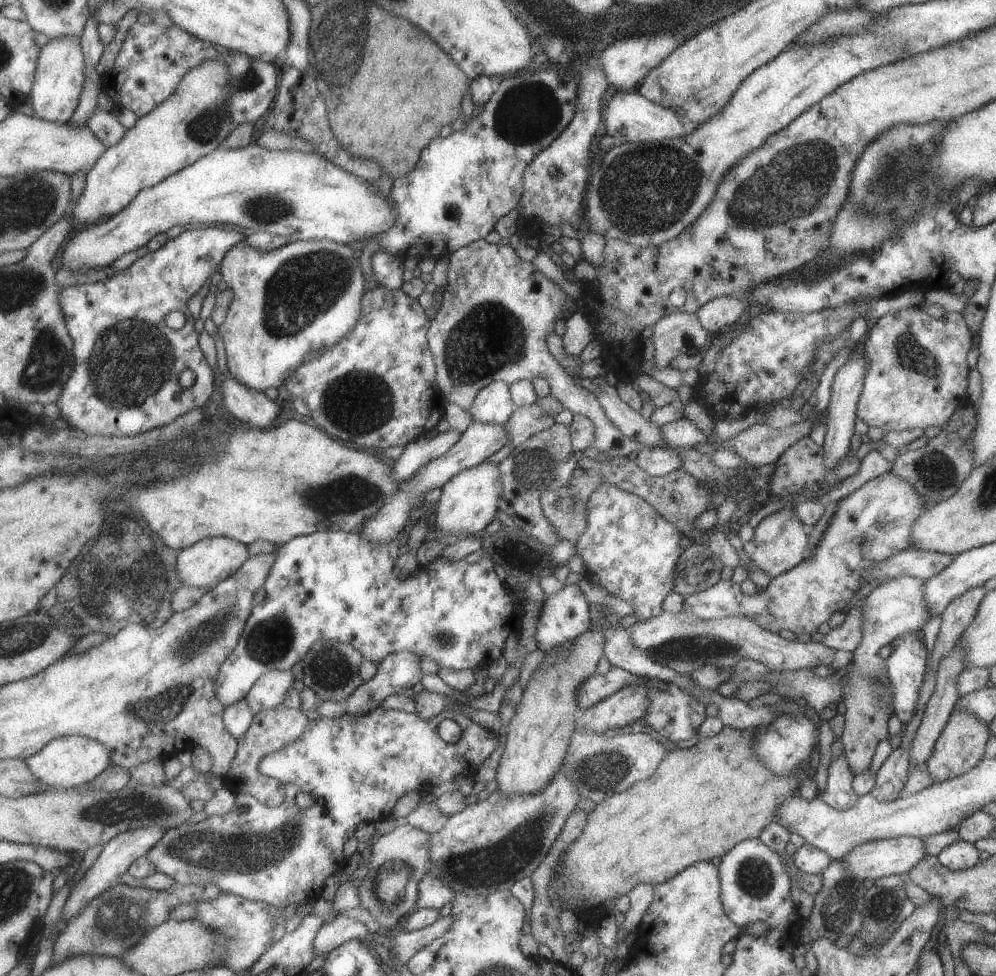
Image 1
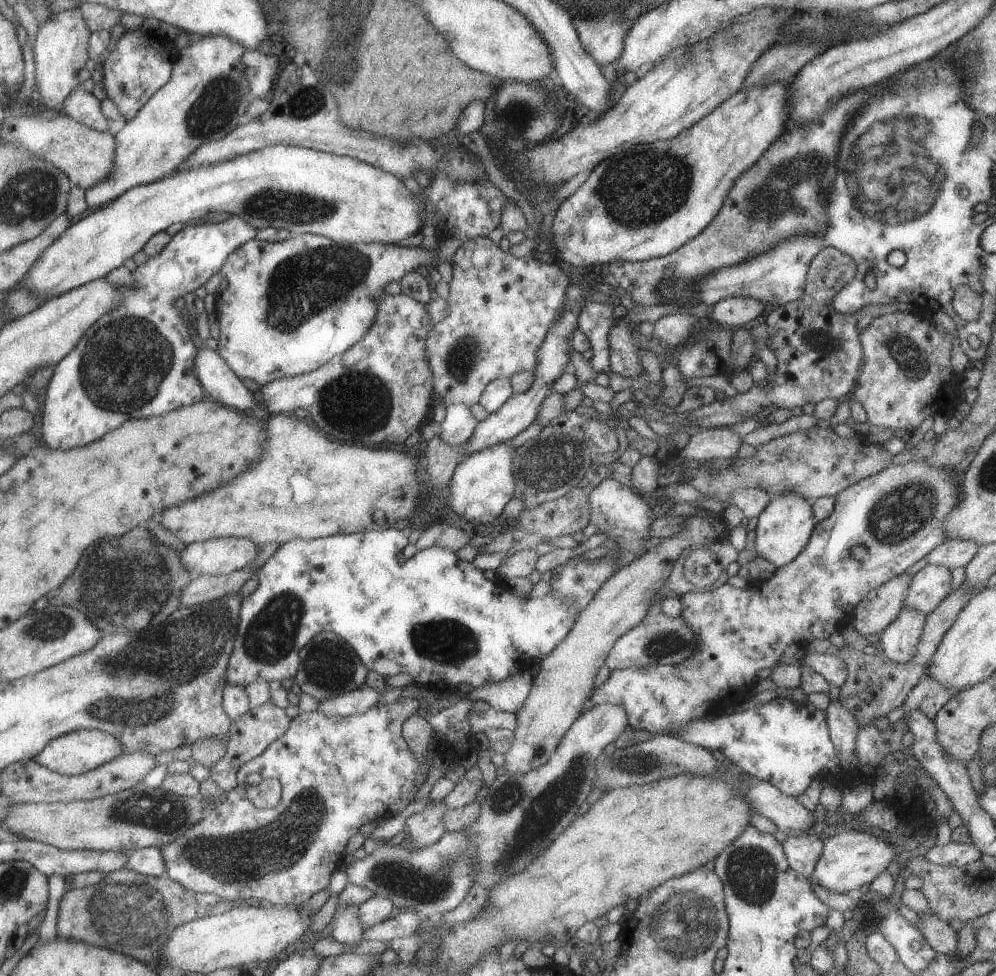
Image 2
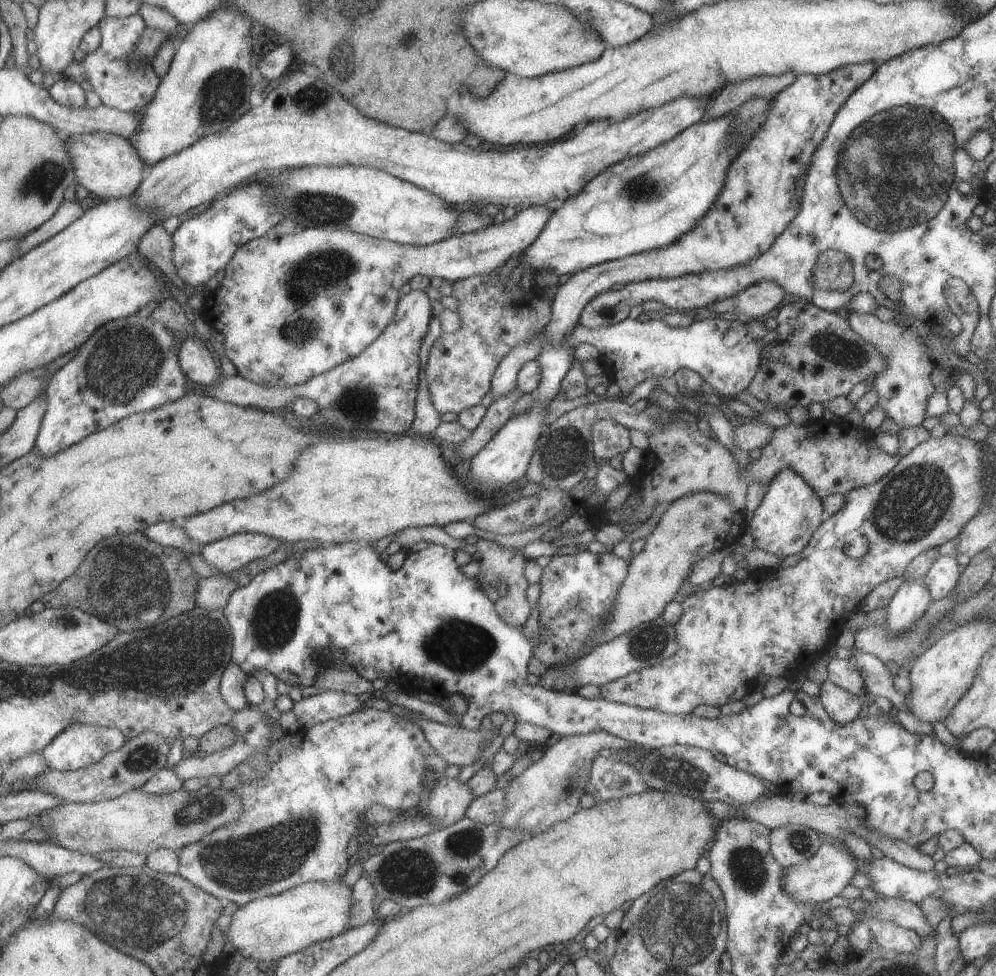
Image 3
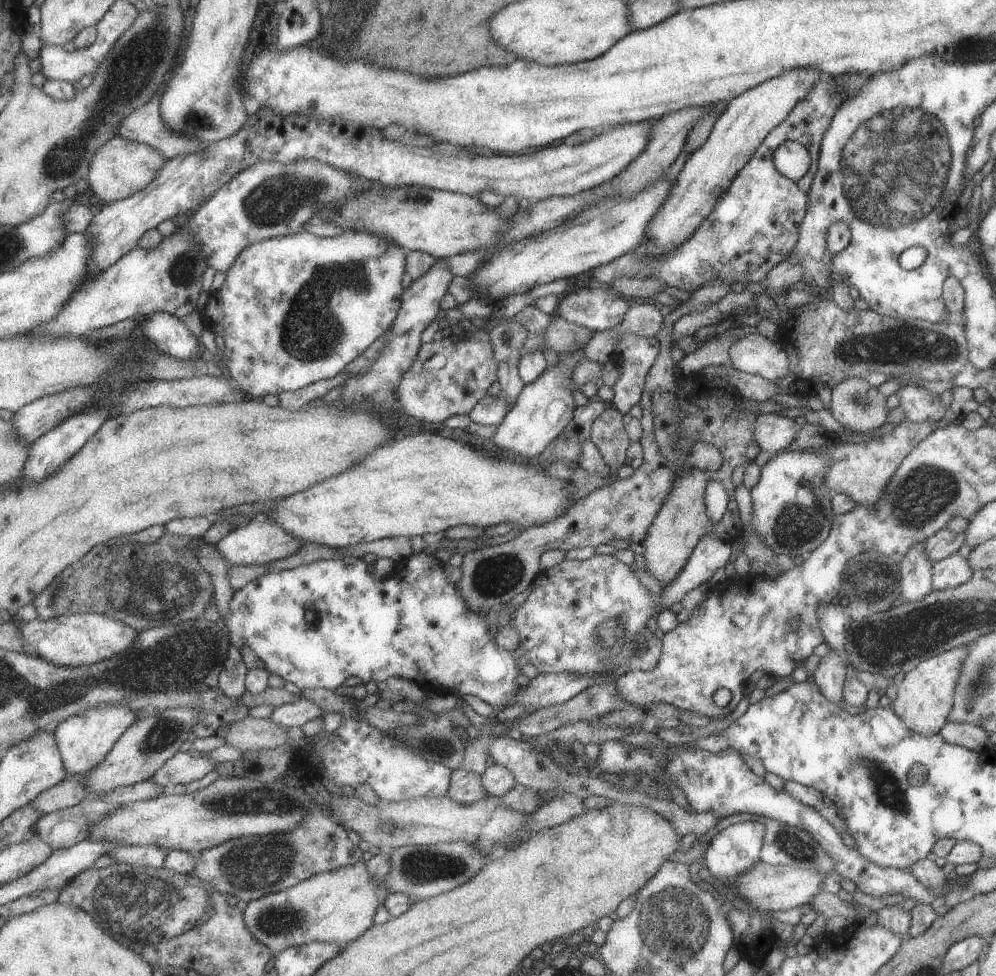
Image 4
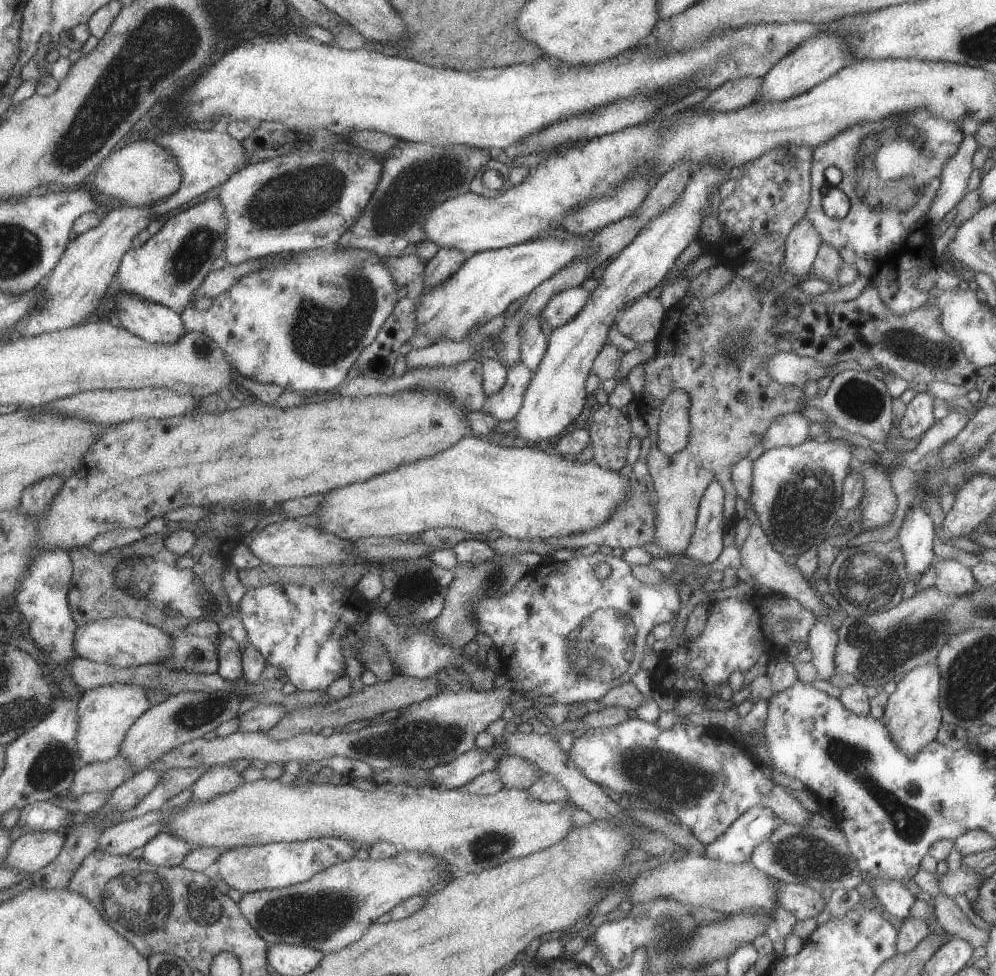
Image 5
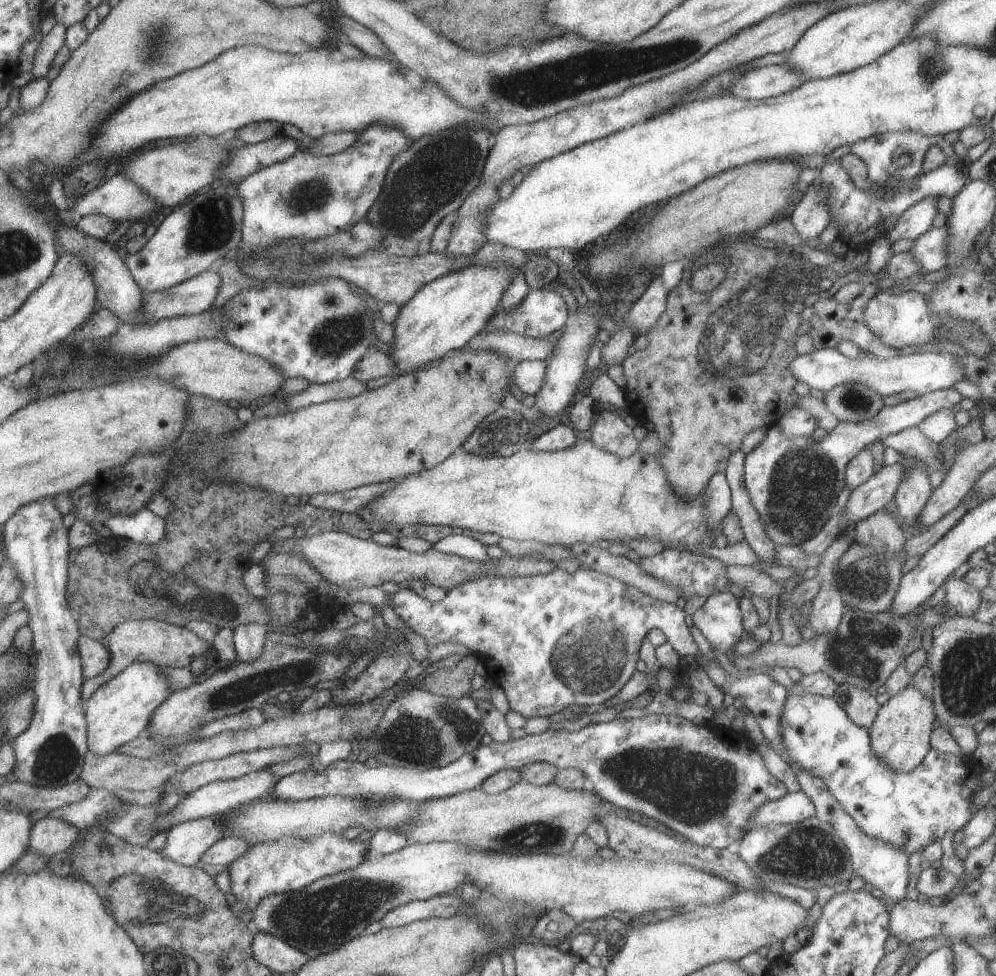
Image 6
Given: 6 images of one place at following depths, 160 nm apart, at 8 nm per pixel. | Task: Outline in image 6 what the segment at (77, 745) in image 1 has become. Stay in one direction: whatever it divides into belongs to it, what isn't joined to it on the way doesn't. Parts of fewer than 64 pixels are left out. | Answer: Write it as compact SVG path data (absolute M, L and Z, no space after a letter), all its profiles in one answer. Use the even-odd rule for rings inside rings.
M153 663L129 664L111 680L101 684L85 702L86 744L91 754L113 753L145 730L153 710L174 692L173 686Z

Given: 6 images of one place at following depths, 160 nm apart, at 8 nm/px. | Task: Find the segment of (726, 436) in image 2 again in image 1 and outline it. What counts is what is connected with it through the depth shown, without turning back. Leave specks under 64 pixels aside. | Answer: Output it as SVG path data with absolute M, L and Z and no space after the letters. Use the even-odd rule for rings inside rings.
M645 447L636 454L634 461L649 476L658 477L683 469L682 456L676 448Z

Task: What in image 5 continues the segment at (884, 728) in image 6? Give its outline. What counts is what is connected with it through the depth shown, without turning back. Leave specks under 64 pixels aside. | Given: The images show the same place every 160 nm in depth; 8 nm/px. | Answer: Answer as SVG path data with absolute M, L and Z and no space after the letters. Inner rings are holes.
M936 663L917 666L903 673L903 678L896 684L895 690L888 695L887 702L883 706L881 720L889 738L899 746L899 750L913 758L921 748L925 748L937 735L941 721L939 709L939 668Z

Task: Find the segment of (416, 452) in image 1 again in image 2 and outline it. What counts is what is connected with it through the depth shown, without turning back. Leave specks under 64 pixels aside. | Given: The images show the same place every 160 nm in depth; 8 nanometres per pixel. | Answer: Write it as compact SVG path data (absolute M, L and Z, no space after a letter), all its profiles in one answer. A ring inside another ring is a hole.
M461 403L447 405L445 412L446 415L440 423L440 439L450 445L467 441L478 423L469 407Z

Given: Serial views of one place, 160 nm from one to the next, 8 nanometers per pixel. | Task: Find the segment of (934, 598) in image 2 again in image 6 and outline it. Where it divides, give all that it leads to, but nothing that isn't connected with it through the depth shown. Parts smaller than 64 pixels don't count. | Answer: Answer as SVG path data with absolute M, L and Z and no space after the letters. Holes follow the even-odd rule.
M961 572L950 575L944 582L944 600L950 604L955 614L961 617L973 617L980 602L980 592L968 586Z

